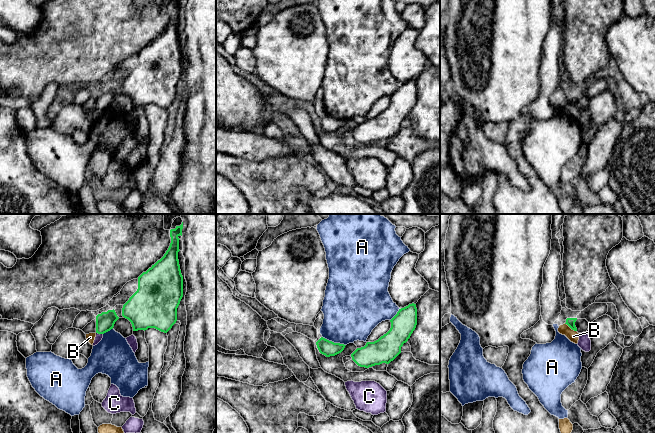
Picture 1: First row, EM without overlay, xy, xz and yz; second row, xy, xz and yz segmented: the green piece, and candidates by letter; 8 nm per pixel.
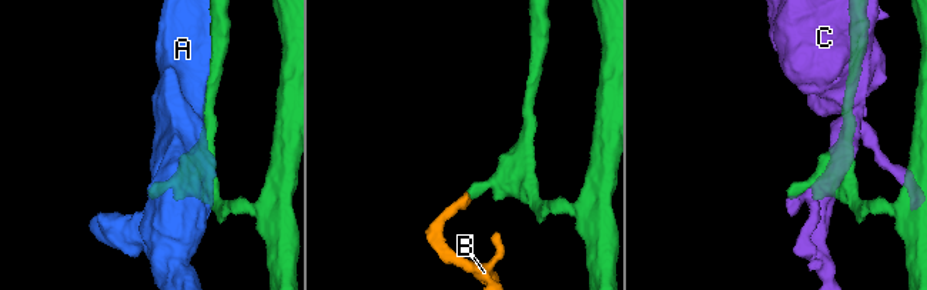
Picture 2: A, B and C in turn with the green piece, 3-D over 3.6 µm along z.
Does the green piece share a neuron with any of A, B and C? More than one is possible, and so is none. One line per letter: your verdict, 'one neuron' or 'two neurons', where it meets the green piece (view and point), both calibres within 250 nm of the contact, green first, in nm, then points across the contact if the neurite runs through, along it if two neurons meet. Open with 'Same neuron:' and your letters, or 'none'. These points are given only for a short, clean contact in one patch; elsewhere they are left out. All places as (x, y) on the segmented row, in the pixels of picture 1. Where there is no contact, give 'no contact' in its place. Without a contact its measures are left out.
Same neuron: none
A: two neurons | xz (333, 342) | 130/400 nm
B: two neurons | yz (570, 327) | 70/90 nm | along yz (564, 323), (576, 331)
C: two neurons | xy (99, 333) | 150/60 nm

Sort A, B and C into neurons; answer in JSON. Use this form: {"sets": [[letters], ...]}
{"sets": [["A"], ["B"], ["C"]]}

